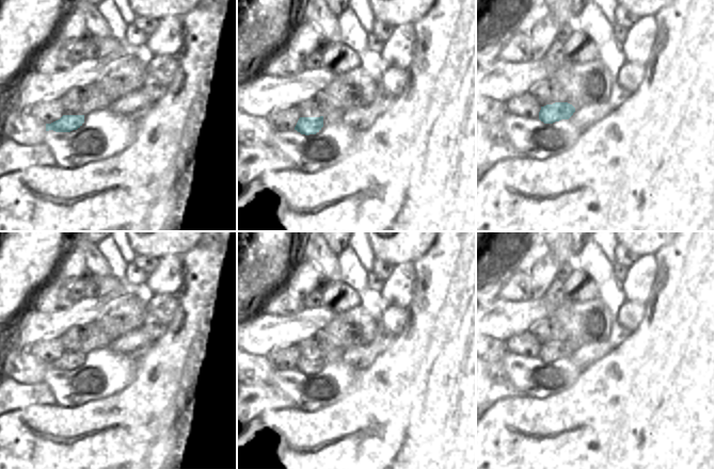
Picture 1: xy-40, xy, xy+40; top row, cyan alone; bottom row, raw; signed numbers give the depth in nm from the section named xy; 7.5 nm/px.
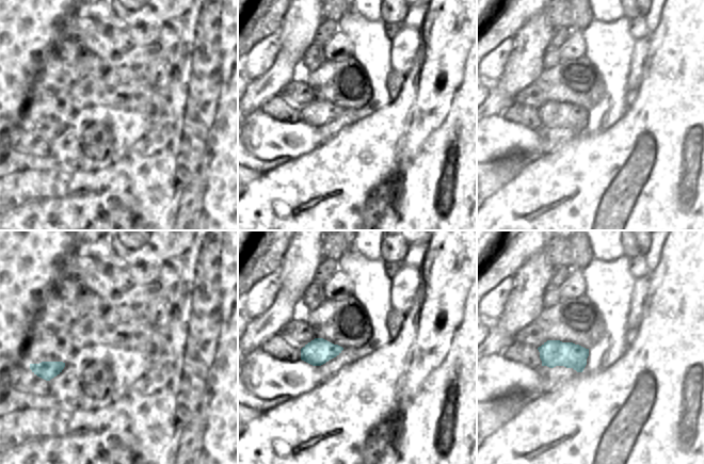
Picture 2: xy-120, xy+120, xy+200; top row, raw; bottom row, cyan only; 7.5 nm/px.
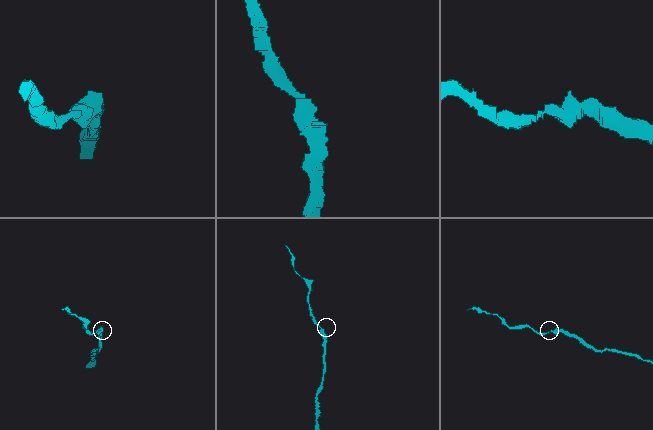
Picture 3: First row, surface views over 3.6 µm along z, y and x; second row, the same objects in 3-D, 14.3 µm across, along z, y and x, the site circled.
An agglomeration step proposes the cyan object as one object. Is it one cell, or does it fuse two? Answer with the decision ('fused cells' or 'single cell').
single cell

